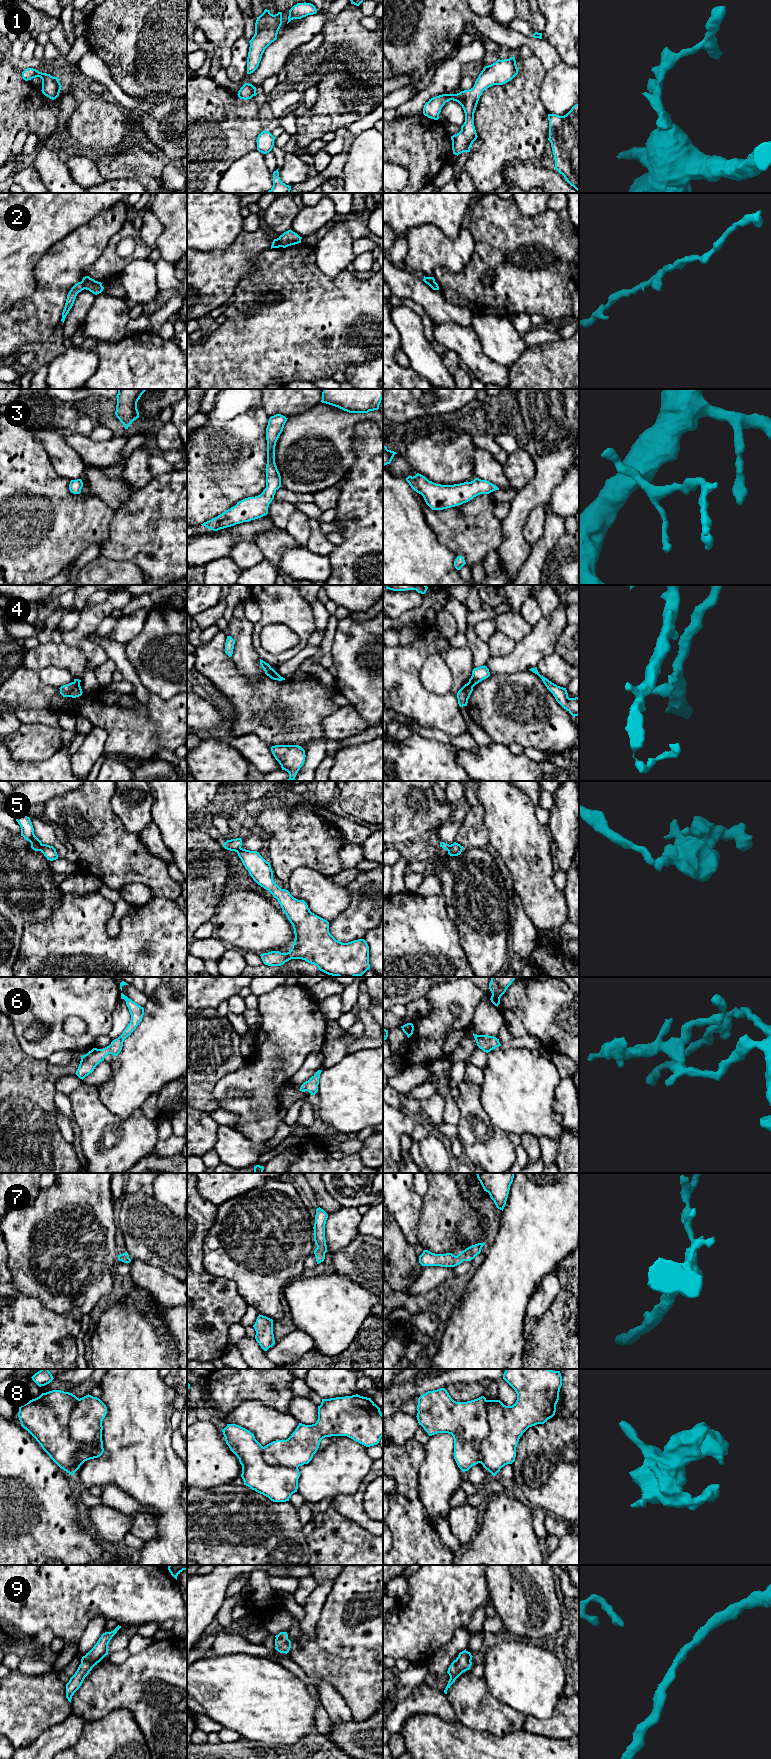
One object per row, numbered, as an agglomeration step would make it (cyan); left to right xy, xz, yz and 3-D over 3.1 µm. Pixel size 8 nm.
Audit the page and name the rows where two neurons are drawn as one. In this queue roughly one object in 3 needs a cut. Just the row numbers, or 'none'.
2, 4, 5, 8

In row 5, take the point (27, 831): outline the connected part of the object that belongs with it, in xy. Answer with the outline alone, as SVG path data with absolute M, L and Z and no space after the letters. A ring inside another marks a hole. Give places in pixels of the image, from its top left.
M26 815L16 816L16 821L21 827L21 836L24 837L27 841L31 843L31 848L35 851L41 851L43 844L42 842L35 836L34 828L32 822L29 817Z

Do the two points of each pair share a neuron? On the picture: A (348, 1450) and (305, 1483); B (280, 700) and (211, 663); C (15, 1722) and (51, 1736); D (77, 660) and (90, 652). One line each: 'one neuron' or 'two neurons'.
A: one neuron
B: one neuron
C: two neurons
D: two neurons

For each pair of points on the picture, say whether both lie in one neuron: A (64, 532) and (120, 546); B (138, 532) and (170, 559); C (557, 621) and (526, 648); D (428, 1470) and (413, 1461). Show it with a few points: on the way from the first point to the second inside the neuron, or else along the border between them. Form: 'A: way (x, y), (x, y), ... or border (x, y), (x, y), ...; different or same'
A: border (111, 519), (108, 538), (102, 547); different
B: way (146, 535), (162, 551); same
C: way (549, 629), (534, 644); same
D: border (424, 1446), (424, 1460), (420, 1465), (417, 1487); different

